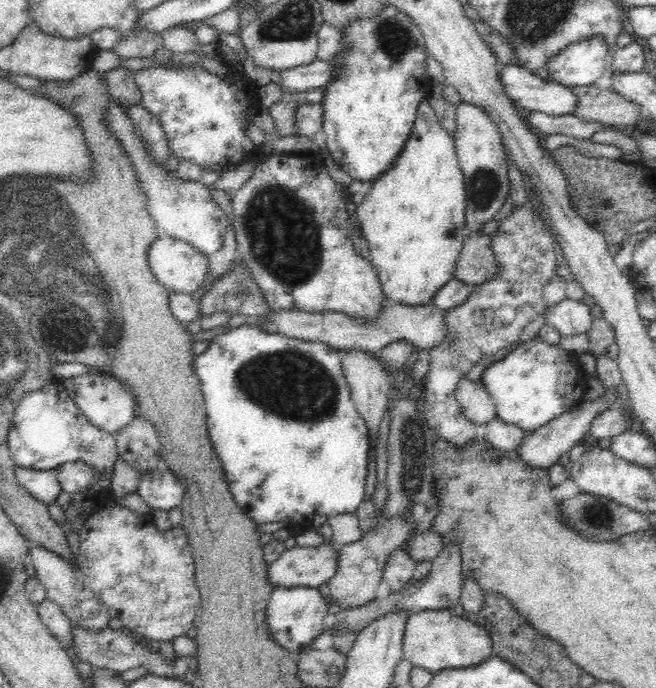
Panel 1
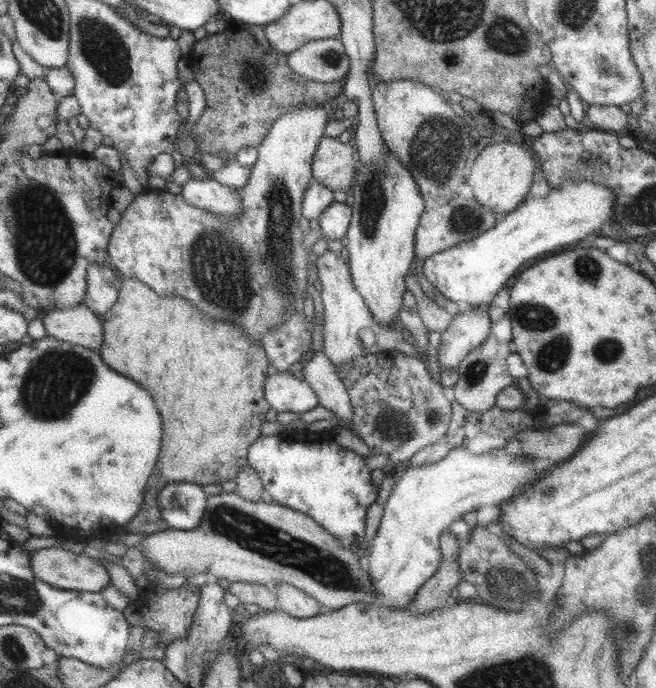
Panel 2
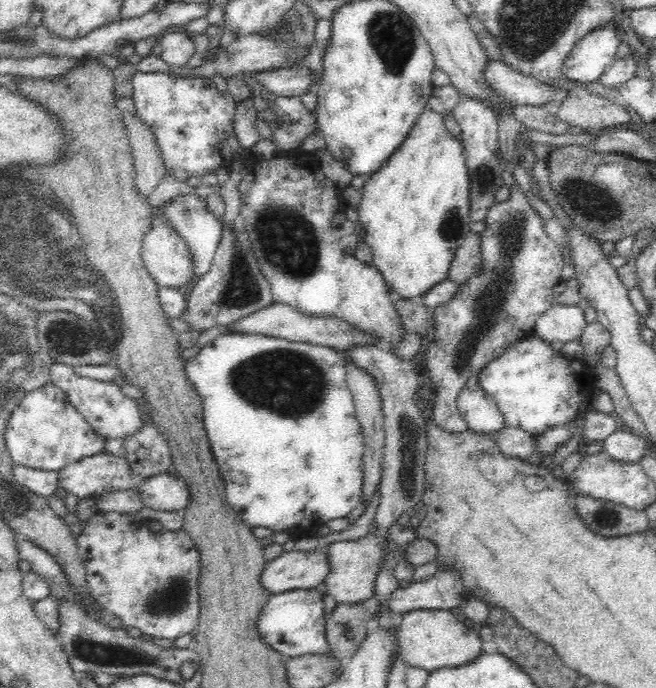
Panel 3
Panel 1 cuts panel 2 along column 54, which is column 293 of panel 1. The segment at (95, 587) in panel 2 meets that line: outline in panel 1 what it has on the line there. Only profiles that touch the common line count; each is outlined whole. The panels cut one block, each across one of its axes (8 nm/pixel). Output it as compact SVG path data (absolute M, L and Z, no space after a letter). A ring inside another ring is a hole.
M330 542L318 547L295 545L267 563L268 581L274 588L318 588L336 572L336 556L336 548Z

